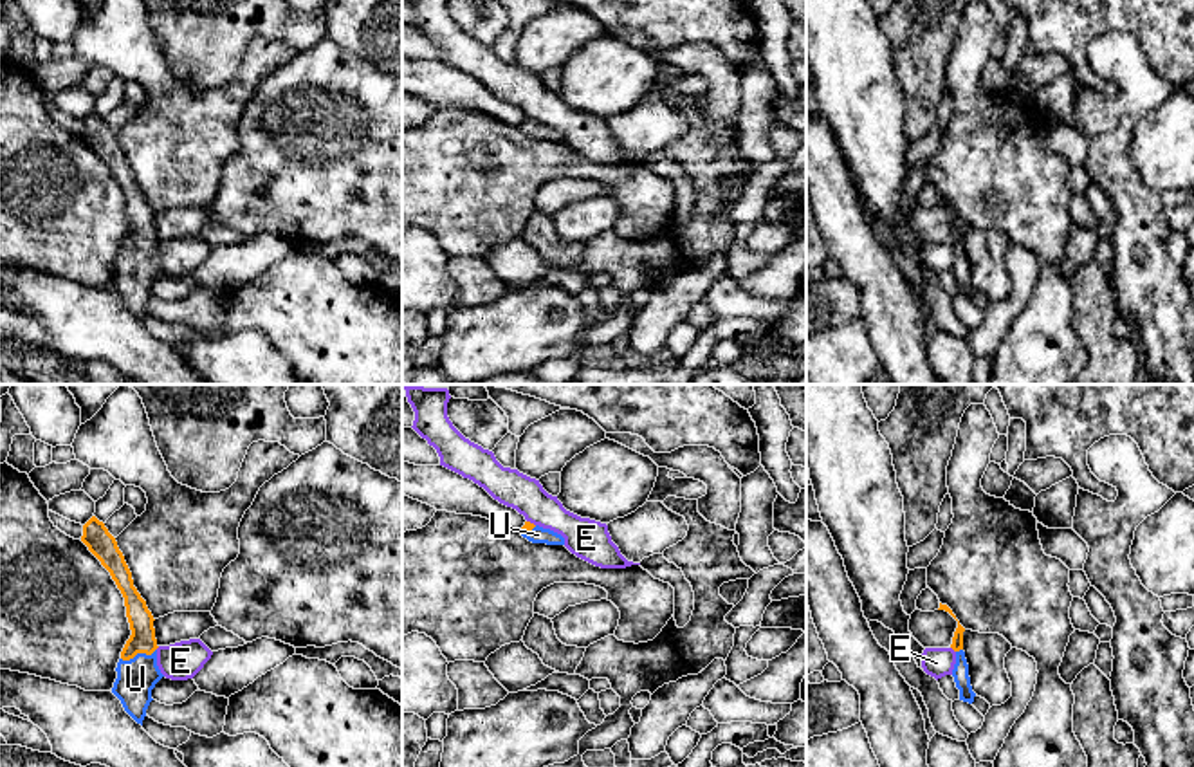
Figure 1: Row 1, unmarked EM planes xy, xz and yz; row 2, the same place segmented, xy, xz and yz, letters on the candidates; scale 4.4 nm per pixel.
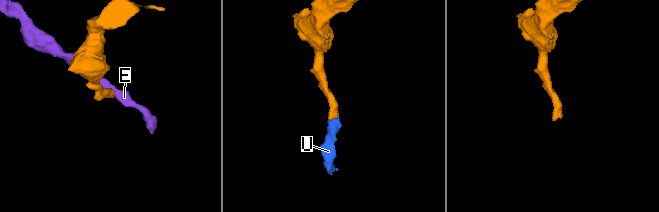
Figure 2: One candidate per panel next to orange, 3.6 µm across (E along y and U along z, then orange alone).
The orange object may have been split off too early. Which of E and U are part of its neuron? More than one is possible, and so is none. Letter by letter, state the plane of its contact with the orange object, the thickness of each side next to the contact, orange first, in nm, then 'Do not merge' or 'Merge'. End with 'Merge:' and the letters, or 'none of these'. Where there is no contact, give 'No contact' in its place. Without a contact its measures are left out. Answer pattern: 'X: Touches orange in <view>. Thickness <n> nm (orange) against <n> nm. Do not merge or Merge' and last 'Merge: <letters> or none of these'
E: Touches orange in yz. Thickness 50 nm (orange) against 130 nm. Do not merge
U: Touches orange in xy. Thickness 110 nm (orange) against 170 nm. Merge
Merge: U

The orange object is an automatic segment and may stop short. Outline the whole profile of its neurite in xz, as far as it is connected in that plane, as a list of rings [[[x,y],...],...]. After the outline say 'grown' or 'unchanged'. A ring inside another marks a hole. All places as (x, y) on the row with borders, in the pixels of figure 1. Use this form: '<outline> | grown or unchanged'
[[[525,522],[521,527],[521,536],[532,543],[546,543],[546,545],[565,545],[565,538],[550,529],[543,529],[530,522]]] | grown

